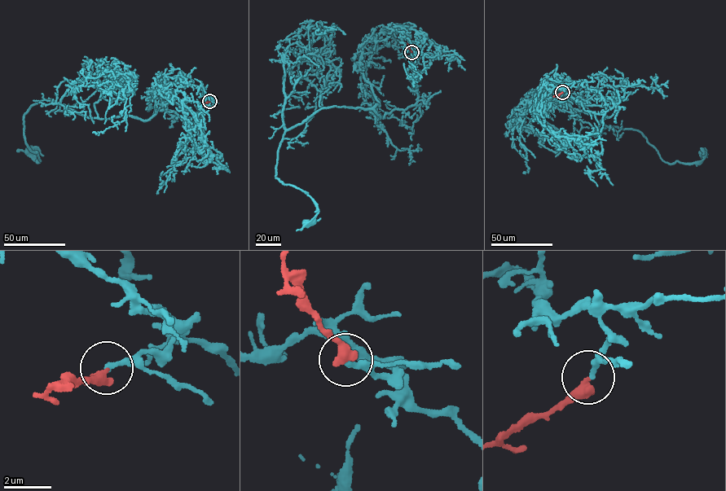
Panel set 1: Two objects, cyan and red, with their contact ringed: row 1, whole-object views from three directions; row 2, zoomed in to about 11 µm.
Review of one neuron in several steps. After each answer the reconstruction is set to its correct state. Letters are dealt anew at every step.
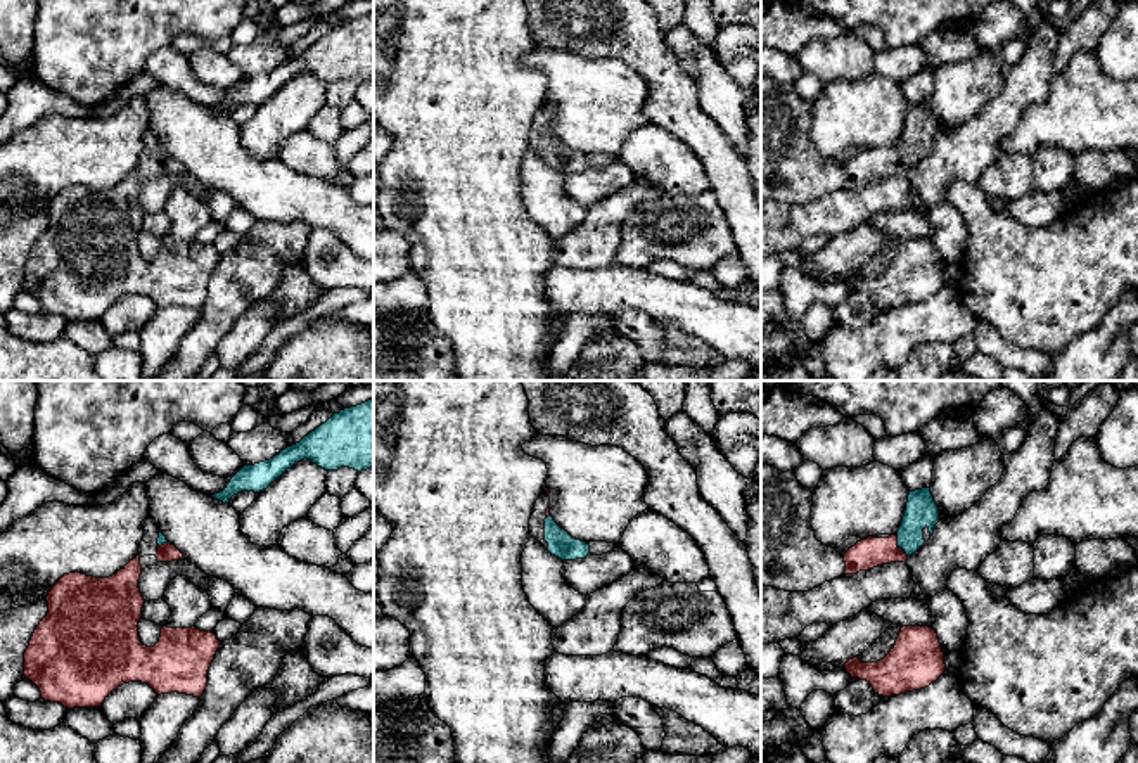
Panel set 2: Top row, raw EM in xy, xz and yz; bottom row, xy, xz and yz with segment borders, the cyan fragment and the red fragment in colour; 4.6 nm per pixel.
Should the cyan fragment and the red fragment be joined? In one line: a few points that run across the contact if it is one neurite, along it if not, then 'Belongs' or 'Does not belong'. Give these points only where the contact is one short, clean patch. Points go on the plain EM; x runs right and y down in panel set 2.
Line: yz (920, 123), (910, 146), (898, 158), (867, 166). Belongs

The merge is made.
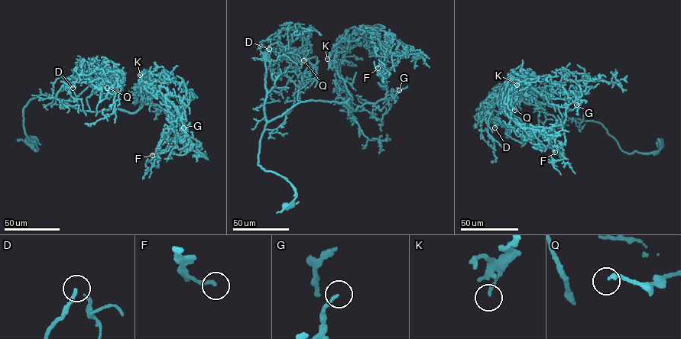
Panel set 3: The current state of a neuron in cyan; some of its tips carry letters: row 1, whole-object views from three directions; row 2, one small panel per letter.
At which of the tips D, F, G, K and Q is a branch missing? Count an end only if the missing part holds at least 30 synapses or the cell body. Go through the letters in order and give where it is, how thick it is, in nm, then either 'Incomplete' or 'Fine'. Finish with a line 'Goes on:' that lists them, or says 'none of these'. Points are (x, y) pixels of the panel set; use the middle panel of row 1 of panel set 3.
D: Place: (269, 49). Thickness 160 nm. Fine
F: Place: (377, 68). Thickness 180 nm. Fine
G: Place: (399, 90). Thickness 160 nm. Fine
K: Place: (327, 59). Thickness 130 nm. Fine
Q: Place: (303, 60). Thickness 200 nm. Fine
Goes on: none of these

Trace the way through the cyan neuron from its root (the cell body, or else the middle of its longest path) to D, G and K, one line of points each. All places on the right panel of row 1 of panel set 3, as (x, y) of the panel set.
D: (659, 143), (657, 150), (628, 154), (601, 124), (575, 118), (547, 129), (520, 121), (494, 127)
G: (659, 143), (628, 154), (598, 122), (570, 118), (558, 127), (577, 104), (575, 90), (576, 104)
K: (659, 143), (628, 154), (598, 122), (570, 118), (559, 128), (569, 101), (530, 88), (513, 94), (517, 85)

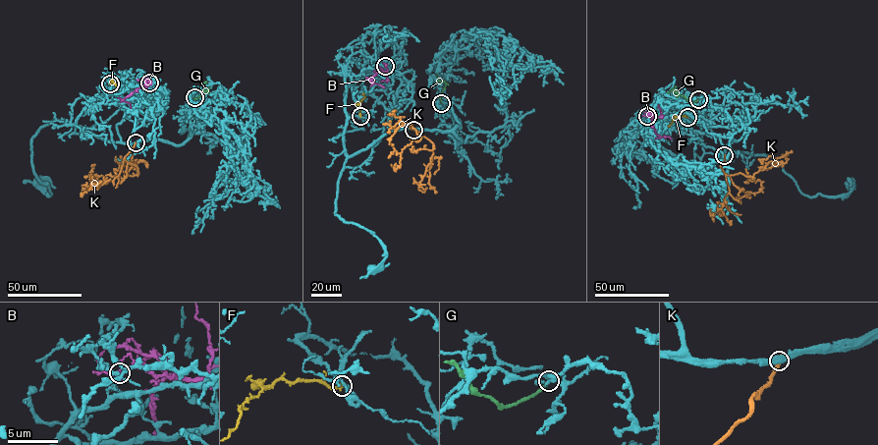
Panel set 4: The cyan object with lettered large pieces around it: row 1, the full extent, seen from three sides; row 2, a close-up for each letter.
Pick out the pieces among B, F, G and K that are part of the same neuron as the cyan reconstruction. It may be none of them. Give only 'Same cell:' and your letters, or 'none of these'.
Same cell: none of these

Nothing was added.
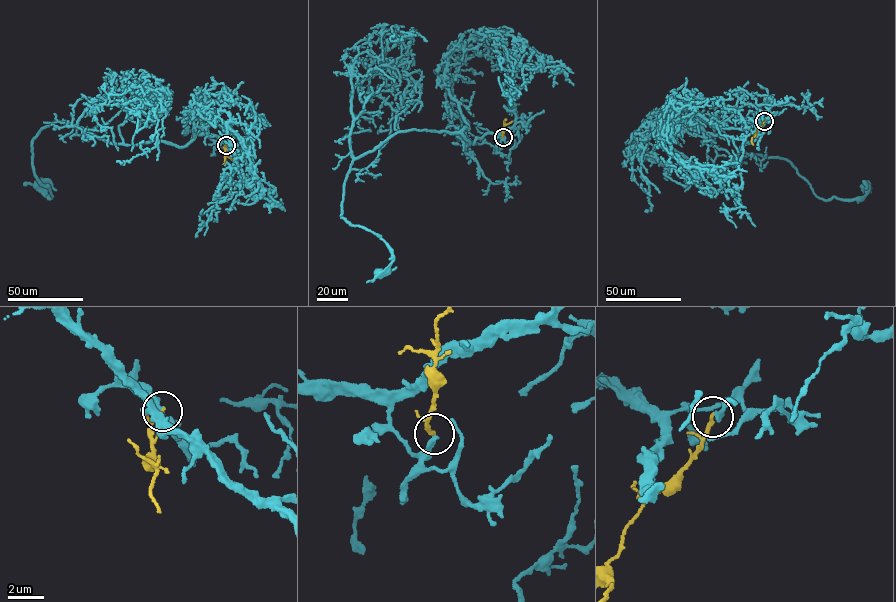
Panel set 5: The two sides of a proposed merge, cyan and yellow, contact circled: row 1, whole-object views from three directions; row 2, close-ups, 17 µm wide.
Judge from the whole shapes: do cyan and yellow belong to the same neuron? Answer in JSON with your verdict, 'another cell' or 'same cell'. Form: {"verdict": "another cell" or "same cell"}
{"verdict": "another cell"}

